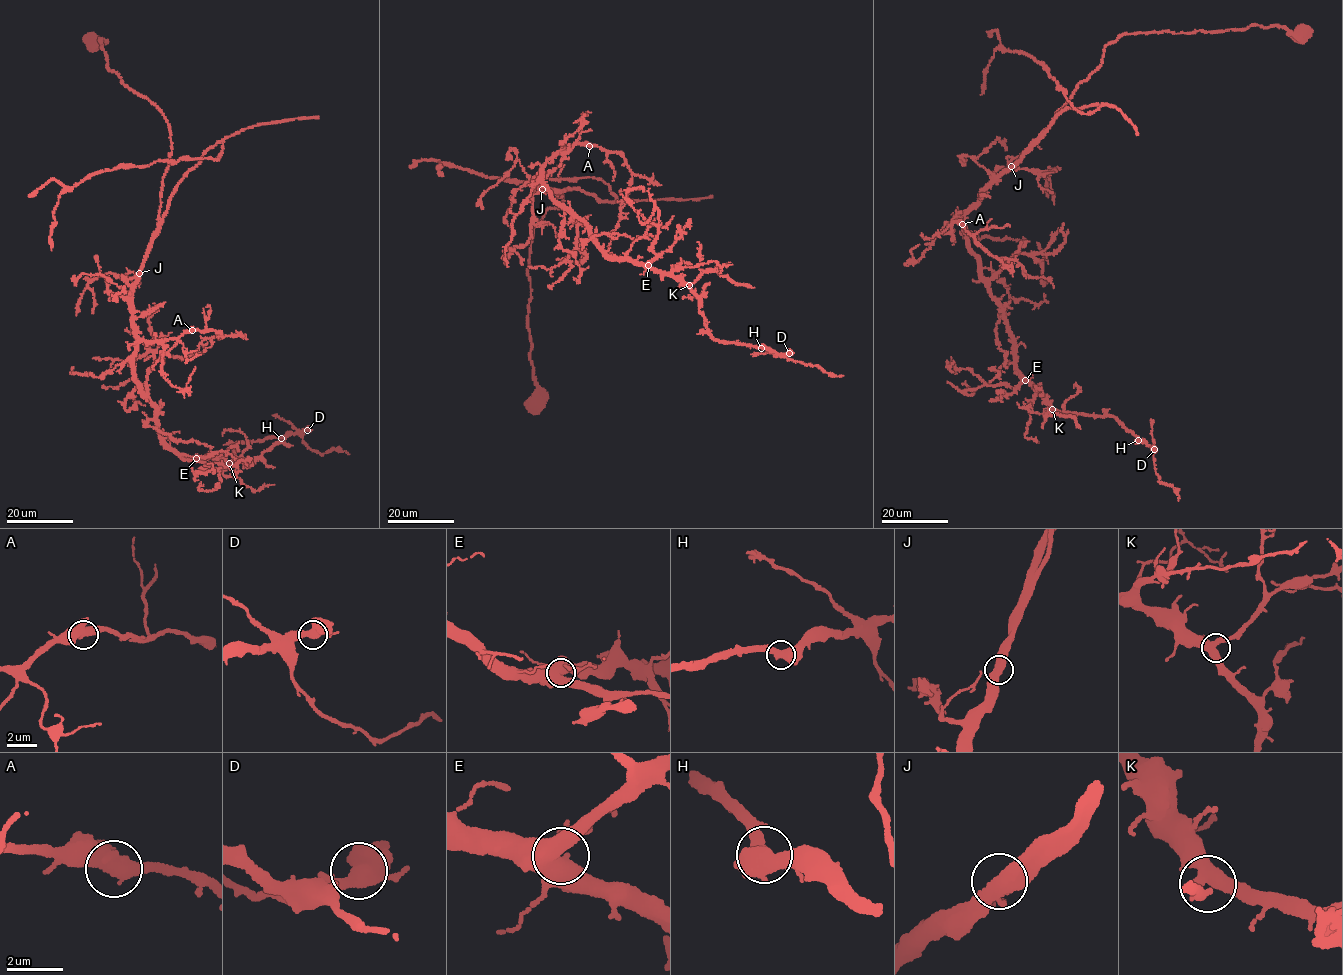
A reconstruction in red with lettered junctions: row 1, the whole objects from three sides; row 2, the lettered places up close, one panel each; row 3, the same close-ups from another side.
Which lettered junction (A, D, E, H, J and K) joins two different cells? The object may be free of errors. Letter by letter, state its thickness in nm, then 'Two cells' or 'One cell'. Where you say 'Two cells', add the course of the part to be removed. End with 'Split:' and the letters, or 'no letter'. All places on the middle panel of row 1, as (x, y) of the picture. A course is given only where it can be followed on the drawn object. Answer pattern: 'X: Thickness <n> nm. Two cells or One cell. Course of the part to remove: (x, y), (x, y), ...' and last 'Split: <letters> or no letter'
A: Thickness 460 nm. One cell
D: Thickness 460 nm. One cell
E: Thickness 500 nm. One cell
H: Thickness 400 nm. One cell
J: Thickness 440 nm. One cell
K: Thickness 420 nm. One cell
Split: no letter

